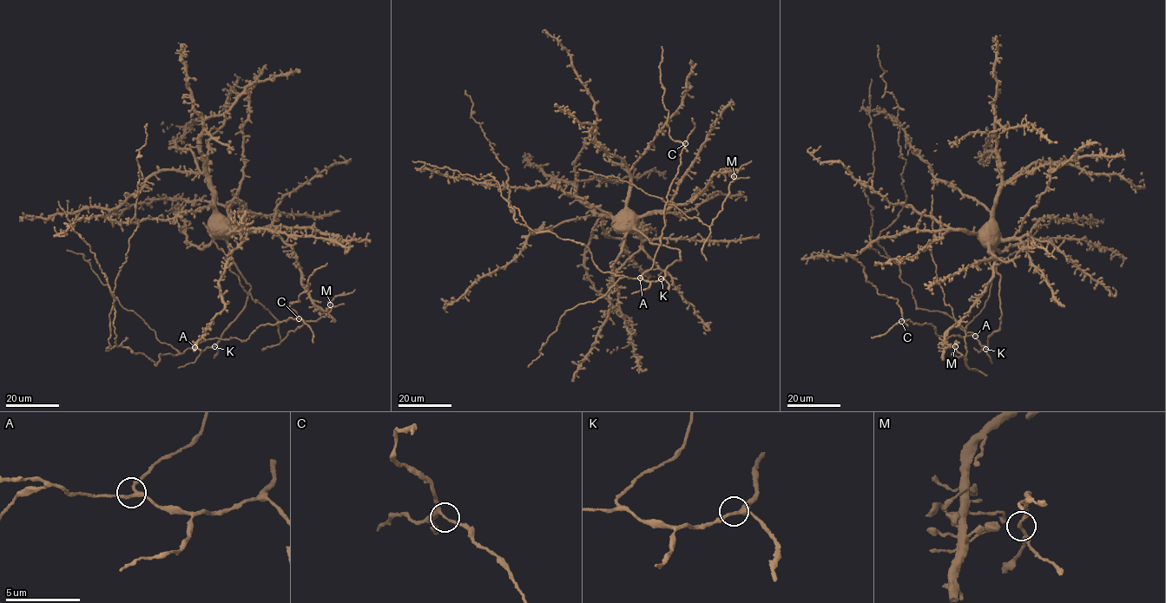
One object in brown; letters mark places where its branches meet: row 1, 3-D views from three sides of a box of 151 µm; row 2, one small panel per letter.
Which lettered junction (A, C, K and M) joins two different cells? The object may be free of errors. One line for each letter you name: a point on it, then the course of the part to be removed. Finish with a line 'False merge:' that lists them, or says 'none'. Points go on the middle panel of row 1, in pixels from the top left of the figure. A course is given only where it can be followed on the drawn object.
False merge: none

